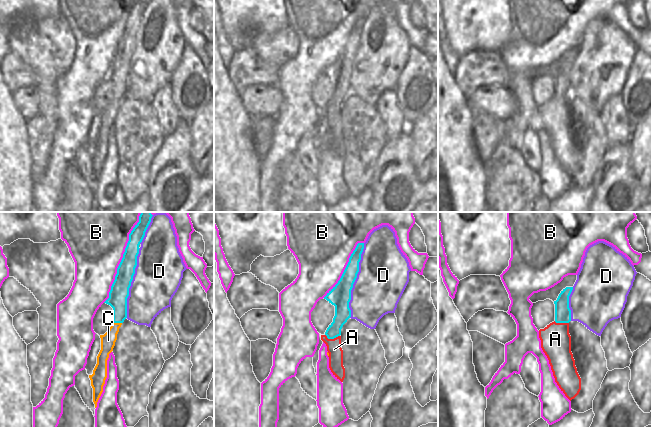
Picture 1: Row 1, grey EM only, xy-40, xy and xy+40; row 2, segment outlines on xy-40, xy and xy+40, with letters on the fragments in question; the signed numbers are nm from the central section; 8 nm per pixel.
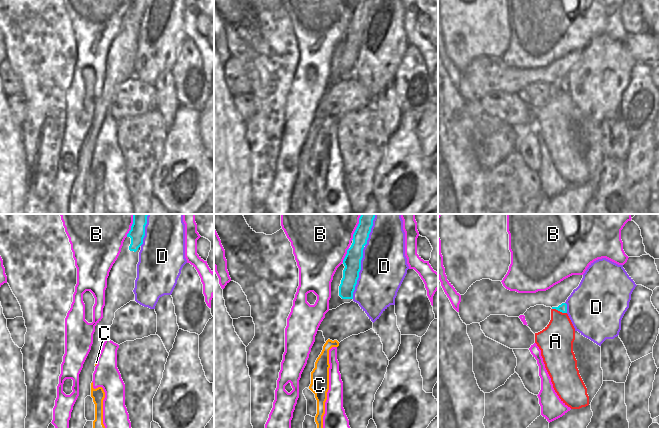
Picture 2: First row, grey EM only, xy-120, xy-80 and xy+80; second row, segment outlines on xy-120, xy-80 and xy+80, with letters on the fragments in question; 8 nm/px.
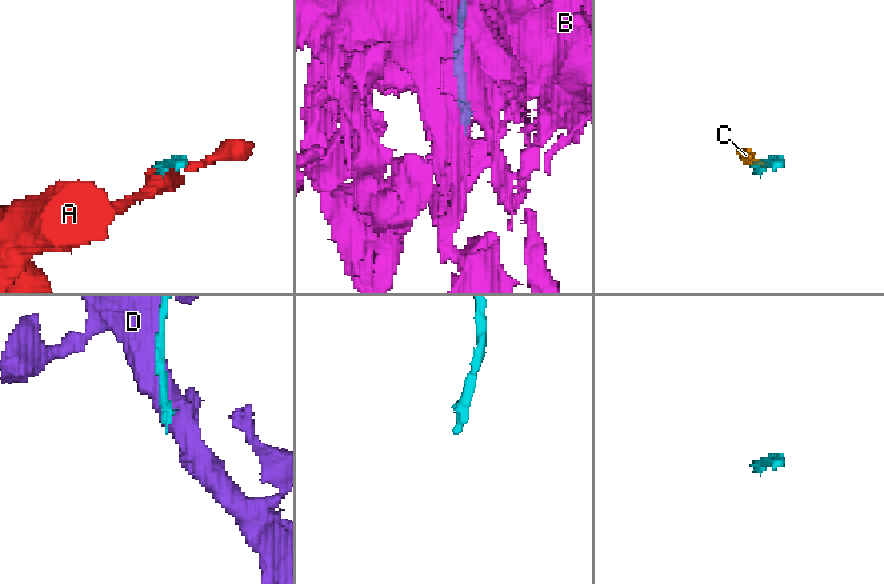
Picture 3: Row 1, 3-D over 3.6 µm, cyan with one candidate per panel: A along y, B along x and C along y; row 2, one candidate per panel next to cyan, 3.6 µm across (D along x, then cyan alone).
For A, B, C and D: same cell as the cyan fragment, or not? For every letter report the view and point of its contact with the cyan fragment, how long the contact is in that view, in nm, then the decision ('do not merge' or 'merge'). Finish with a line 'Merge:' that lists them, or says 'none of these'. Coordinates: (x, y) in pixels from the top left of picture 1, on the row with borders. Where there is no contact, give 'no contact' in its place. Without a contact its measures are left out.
A: contact xy (332, 338); length 120 nm; do not merge
B: contact xy-40 (123, 257); length 800 nm; do not merge
C: contact xy-40 (117, 322); length 70 nm; merge
D: contact xy (355, 279); length 600 nm; do not merge
Merge: C

